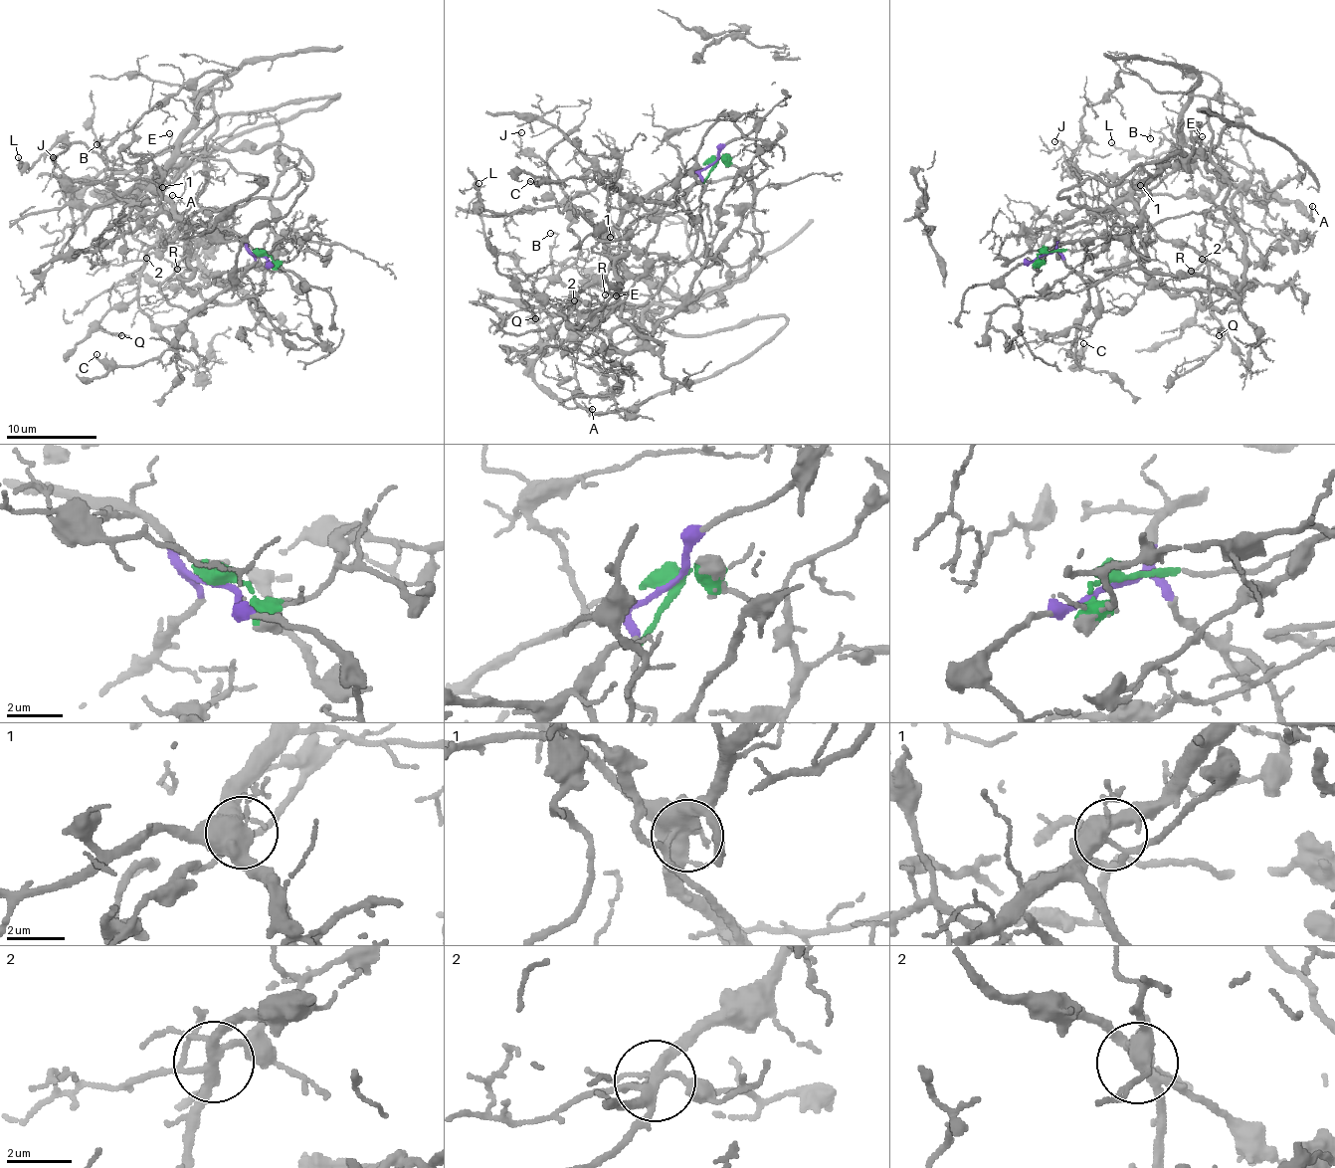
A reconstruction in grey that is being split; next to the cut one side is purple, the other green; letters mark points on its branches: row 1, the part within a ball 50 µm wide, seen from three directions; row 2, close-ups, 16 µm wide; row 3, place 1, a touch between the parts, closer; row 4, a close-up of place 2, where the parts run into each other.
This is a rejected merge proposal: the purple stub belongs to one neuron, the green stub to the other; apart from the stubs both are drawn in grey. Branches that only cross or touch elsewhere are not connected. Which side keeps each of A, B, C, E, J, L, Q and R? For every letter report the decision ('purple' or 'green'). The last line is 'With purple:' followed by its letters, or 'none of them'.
A: green
B: purple
C: purple
E: green
J: purple
L: green
Q: purple
R: green
With purple: B, C, J, Q

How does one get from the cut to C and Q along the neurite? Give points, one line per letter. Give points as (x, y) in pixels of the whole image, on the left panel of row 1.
C: (262, 257), (252, 253), (255, 260), (187, 321), (179, 340), (157, 356), (136, 365), (105, 365), (96, 353)
Q: (262, 257), (232, 232), (183, 221), (171, 203), (177, 235), (154, 244), (138, 292), (102, 318), (122, 334)

